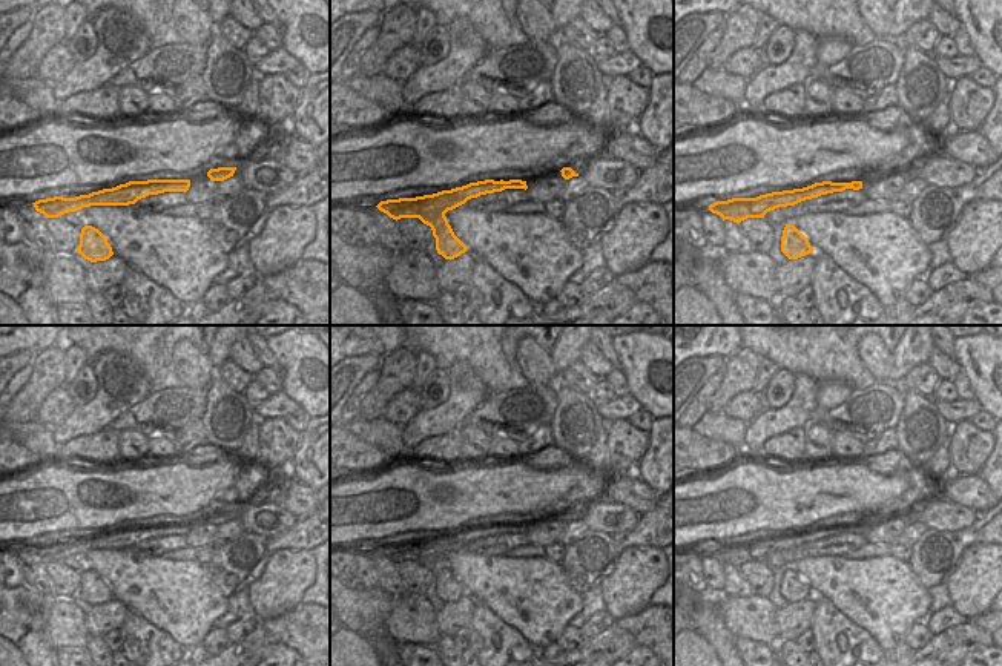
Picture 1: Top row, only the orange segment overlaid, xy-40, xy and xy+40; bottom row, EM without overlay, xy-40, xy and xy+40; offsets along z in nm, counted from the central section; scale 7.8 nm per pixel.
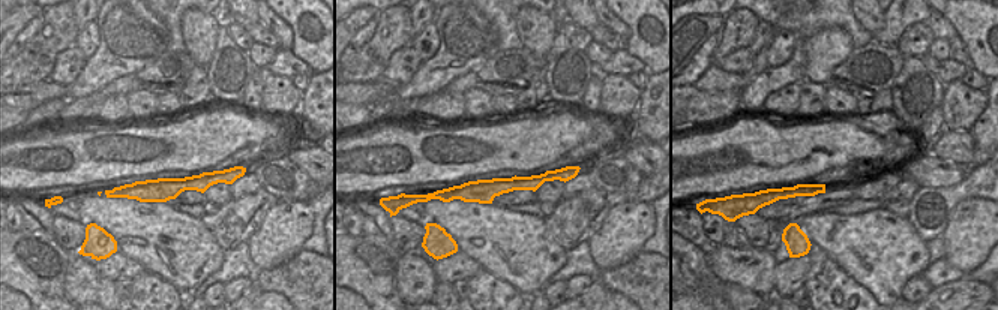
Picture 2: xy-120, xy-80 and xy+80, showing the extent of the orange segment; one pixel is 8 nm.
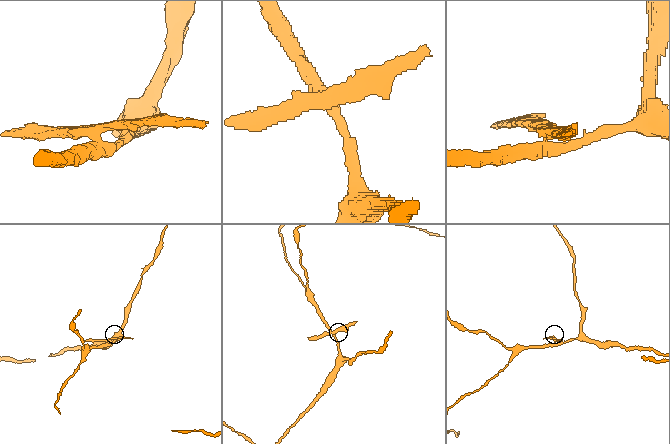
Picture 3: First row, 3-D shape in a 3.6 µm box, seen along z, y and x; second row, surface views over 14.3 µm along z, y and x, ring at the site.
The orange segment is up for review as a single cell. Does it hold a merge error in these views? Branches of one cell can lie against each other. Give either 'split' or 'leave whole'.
split

